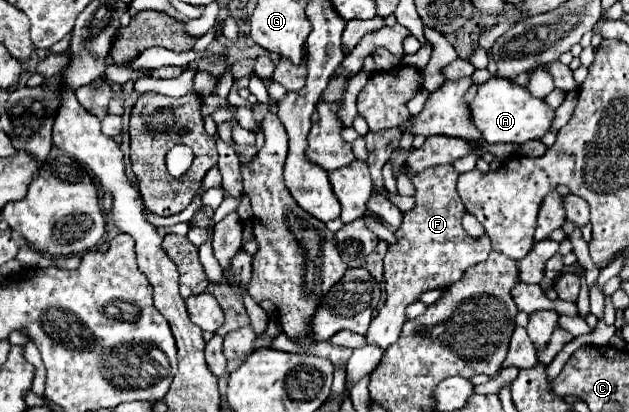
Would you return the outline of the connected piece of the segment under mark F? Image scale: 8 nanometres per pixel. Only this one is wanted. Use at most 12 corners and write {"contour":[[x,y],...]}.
{"contour":[[458,172],[410,176],[416,208],[384,258],[386,302],[366,332],[398,340],[418,294],[484,262],[462,228]]}

